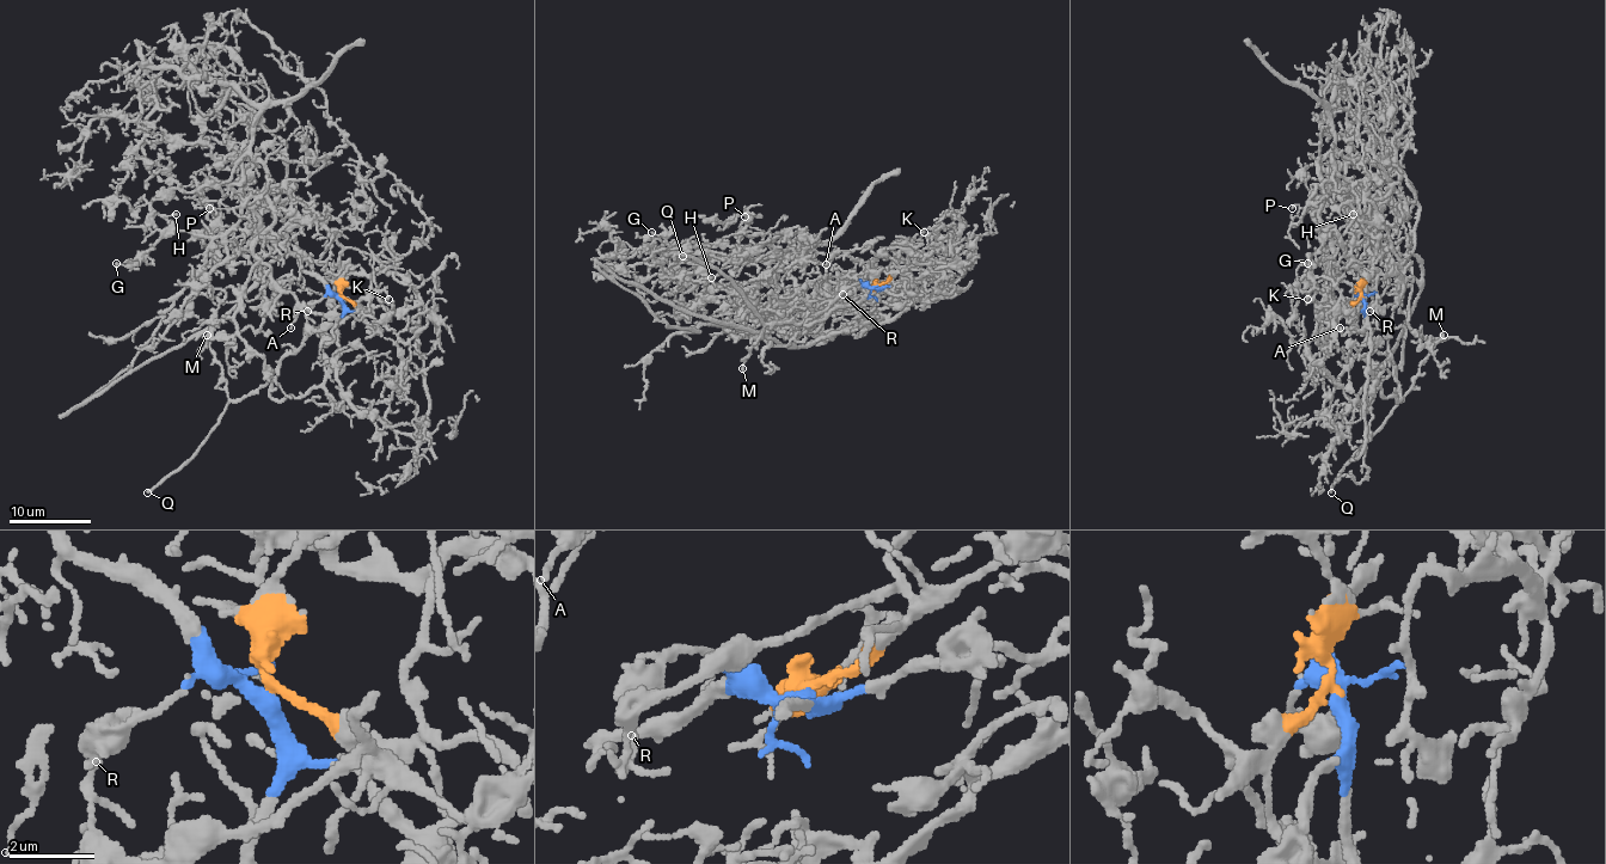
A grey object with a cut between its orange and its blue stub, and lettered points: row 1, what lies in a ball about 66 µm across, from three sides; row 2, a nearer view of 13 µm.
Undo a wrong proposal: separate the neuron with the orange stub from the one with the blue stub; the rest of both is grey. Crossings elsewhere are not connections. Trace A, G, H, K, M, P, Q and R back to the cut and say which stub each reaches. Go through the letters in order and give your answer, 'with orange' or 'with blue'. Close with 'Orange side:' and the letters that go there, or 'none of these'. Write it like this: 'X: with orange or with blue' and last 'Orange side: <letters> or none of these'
A: with blue
G: with blue
H: with blue
K: with orange
M: with orange
P: with blue
Q: with orange
R: with orange
Orange side: K, M, Q, R

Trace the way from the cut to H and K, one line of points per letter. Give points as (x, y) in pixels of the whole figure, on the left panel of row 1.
H: (341, 298), (263, 232), (258, 161), (244, 155), (224, 182), (153, 201), (161, 215), (176, 213)
K: (341, 298), (362, 308), (357, 301), (382, 289), (388, 300)

